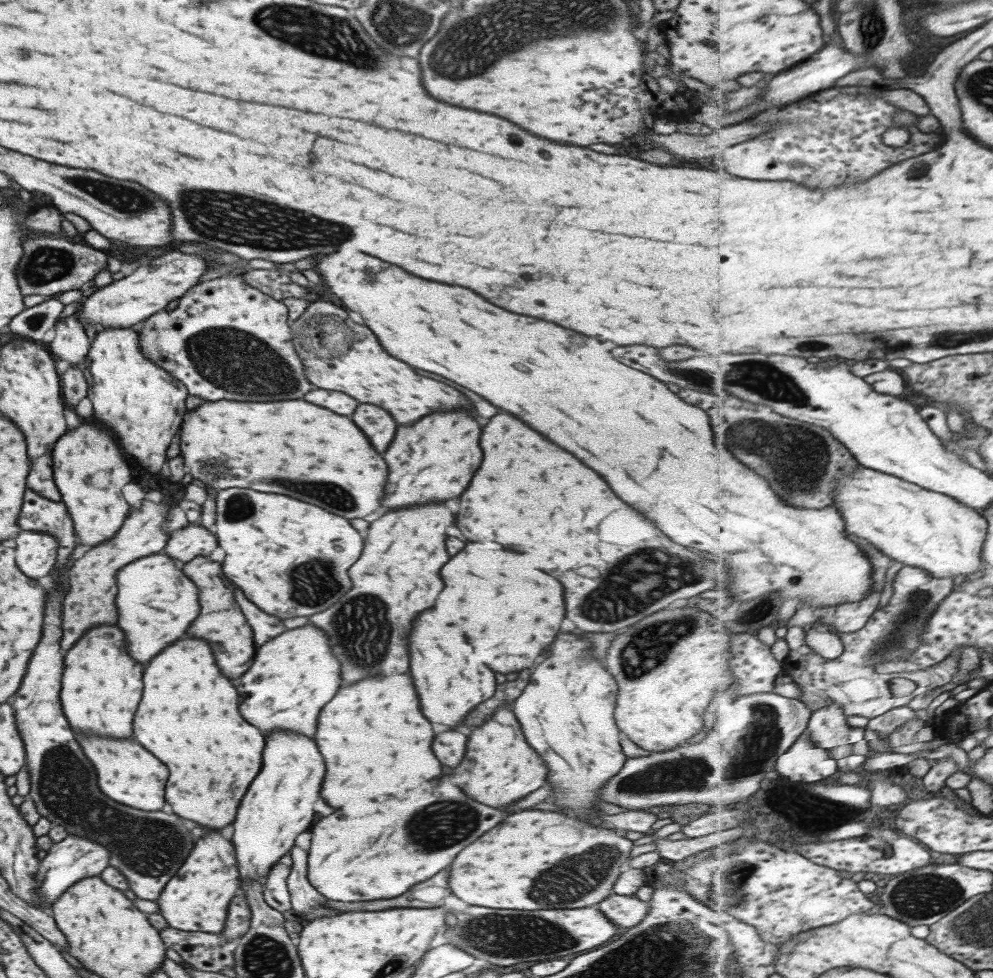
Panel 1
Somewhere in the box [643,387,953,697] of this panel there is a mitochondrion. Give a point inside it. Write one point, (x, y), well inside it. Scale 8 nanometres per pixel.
(789, 452)

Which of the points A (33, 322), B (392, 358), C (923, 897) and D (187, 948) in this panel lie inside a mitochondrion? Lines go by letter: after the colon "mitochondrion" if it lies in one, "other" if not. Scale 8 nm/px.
A: mitochondrion
B: other
C: mitochondrion
D: other

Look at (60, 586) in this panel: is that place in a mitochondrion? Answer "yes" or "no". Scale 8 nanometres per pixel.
no

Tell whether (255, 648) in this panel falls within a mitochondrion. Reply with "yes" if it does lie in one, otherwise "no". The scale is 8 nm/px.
no

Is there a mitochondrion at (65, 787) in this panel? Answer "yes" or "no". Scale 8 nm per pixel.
yes

